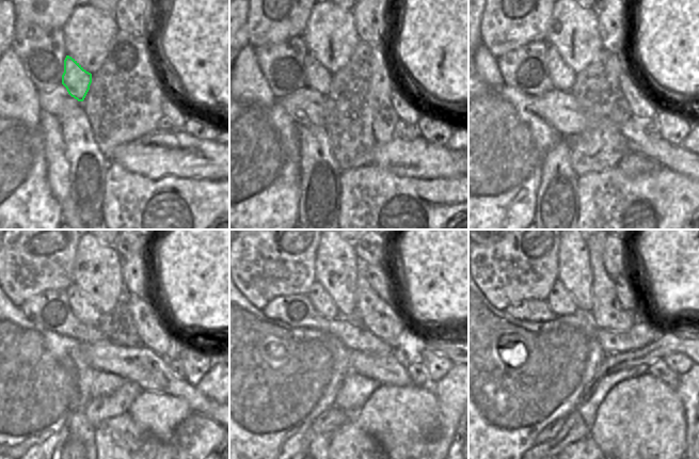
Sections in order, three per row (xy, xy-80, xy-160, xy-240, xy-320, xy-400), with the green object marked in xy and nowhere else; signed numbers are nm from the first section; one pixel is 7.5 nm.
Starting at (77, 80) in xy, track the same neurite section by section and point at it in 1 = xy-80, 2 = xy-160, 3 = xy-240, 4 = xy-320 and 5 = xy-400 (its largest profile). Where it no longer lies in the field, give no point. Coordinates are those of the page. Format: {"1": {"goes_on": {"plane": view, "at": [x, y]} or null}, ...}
{"1": {"goes_on": {"plane": "xy-80", "at": [317, 77]}}, "2": {"goes_on": {"plane": "xy-160", "at": [564, 77]}}, "3": {"goes_on": {"plane": "xy-240", "at": [84, 311]}}, "4": {"goes_on": {"plane": "xy-320", "at": [319, 298]}}, "5": {"goes_on": {"plane": "xy-400", "at": [559, 300]}}}

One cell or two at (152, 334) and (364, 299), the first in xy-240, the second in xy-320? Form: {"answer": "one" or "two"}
{"answer": "one"}

